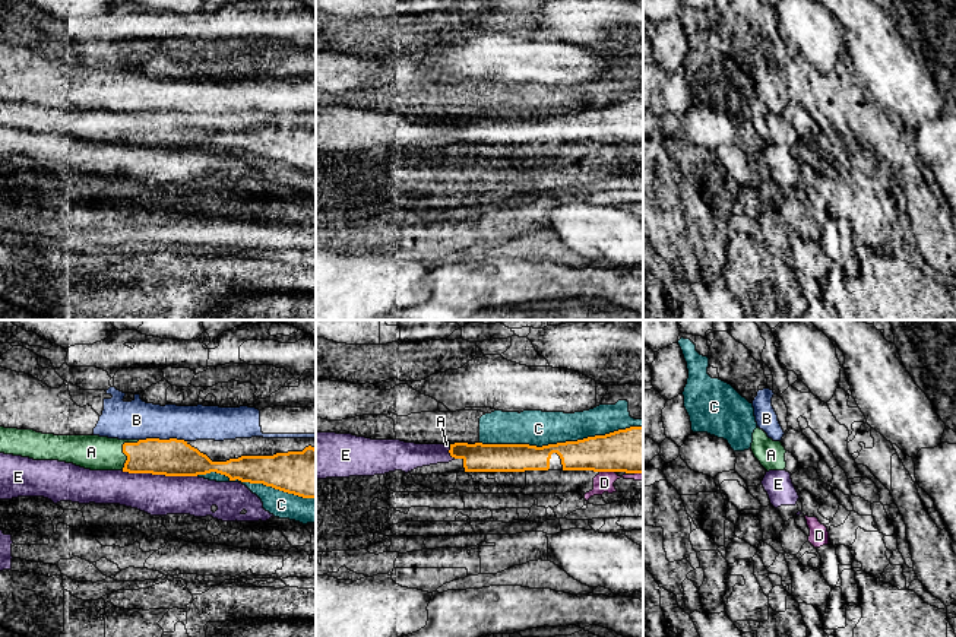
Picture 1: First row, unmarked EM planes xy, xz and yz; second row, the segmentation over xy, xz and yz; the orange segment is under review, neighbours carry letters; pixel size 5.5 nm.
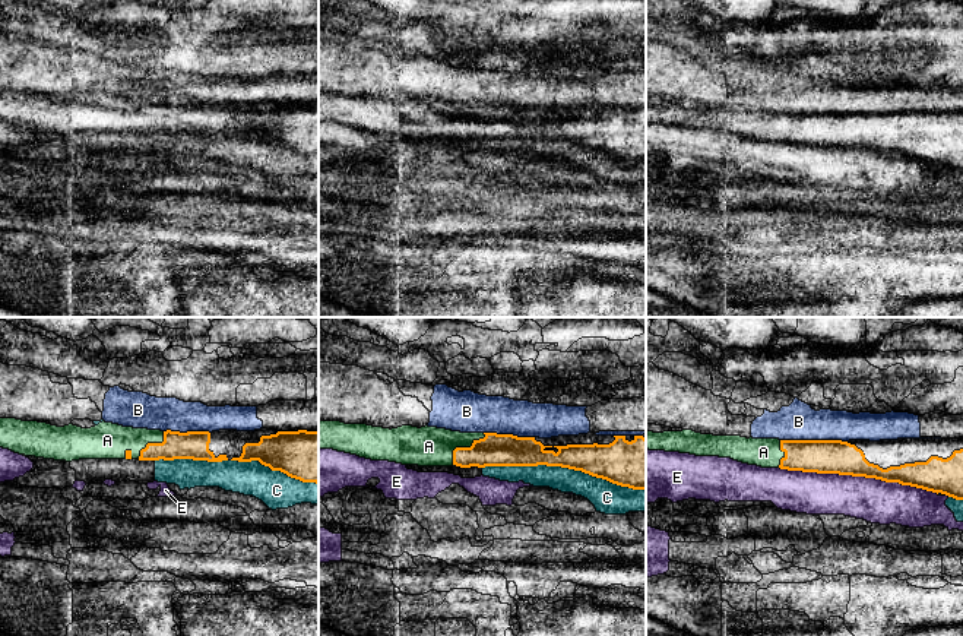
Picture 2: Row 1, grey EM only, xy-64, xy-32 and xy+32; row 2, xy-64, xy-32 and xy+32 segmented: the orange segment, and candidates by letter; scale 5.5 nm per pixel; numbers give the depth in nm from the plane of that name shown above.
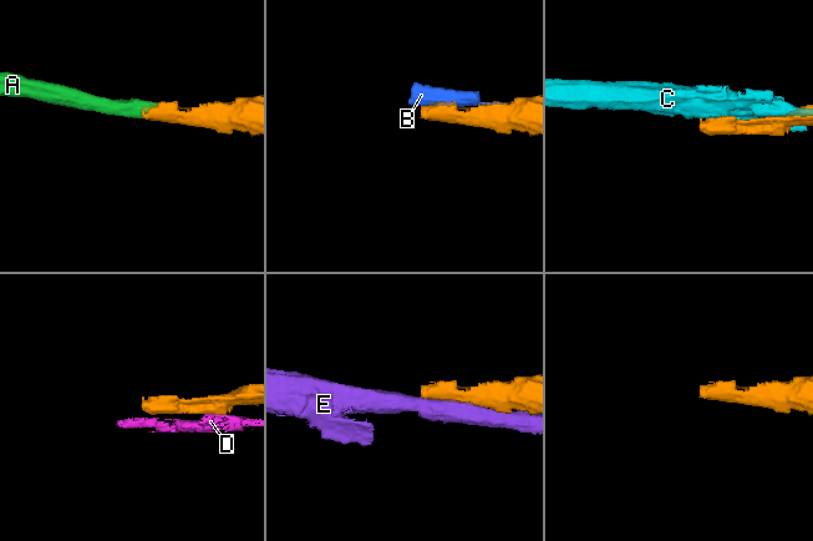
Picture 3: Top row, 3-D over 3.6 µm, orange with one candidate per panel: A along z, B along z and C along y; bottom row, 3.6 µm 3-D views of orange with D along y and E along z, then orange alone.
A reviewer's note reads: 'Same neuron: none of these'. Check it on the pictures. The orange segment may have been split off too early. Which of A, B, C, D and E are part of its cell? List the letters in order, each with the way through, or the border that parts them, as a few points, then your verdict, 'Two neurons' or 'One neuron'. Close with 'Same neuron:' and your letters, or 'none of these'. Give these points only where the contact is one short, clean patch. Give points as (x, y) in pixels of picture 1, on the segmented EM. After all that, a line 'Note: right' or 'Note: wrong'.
A: Path across: xy (155, 456), (130, 456), (123, 449), (91, 452). One neuron
B: Two neurons
C: Two neurons
D: Boundary: xz (600, 471), (614, 472). Two neurons
E: Two neurons
Same neuron: A
Note: wrong

